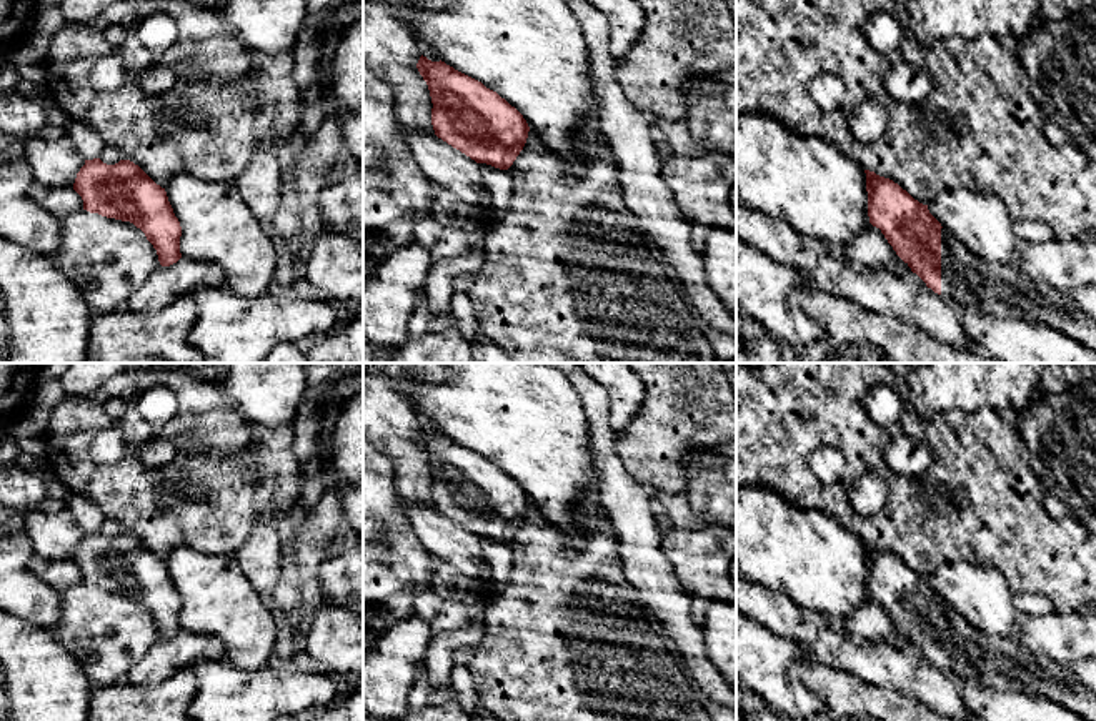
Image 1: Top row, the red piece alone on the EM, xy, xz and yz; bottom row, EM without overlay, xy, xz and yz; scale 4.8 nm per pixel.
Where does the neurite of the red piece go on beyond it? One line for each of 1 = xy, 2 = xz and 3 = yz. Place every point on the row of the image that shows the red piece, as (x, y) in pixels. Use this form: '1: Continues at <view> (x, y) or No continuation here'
1: No continuation here
2: No continuation here
3: Continues at yz (998, 290)

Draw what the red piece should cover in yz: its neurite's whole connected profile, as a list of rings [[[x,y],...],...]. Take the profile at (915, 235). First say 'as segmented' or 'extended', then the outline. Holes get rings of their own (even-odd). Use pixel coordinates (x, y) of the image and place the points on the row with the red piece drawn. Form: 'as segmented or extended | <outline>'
extended | [[[864,170],[869,223],[928,288],[994,318],[1049,326],[1096,350],[1096,286],[1061,293],[1014,265],[989,263],[961,245],[889,178]]]

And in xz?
as segmented | [[[421,55],[416,68],[430,90],[435,135],[476,163],[508,170],[528,138],[523,115],[496,92],[441,60]]]

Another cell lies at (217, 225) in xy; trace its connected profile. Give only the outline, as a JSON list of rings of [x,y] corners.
[[[180,173],[170,180],[165,191],[182,226],[183,258],[218,265],[227,275],[227,288],[240,296],[270,291],[276,268],[275,235],[262,226],[233,183]]]

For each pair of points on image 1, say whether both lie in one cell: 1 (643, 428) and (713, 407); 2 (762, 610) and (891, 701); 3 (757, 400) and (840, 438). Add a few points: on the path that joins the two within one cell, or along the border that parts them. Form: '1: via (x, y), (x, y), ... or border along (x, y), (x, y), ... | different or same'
1: via (660, 427), (667, 427), (687, 407), (697, 407) | same
2: border along (818, 663), (840, 668), (875, 685), (893, 686) | different
3: via (777, 420), (785, 428), (820, 428) | same

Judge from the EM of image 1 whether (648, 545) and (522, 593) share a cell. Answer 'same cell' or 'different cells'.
different cells

